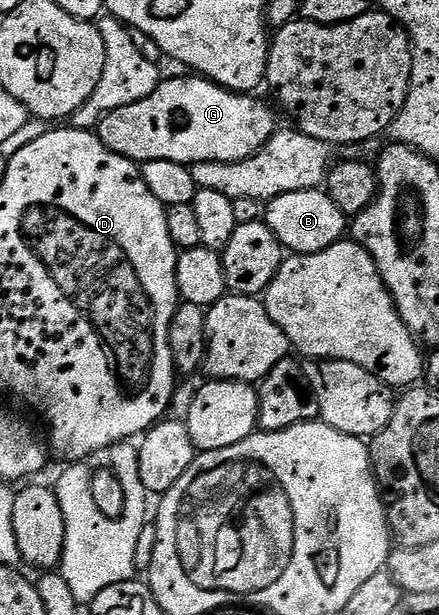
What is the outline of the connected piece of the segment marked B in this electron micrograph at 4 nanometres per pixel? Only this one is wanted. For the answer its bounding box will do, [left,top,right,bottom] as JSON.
[263,189,347,254]

